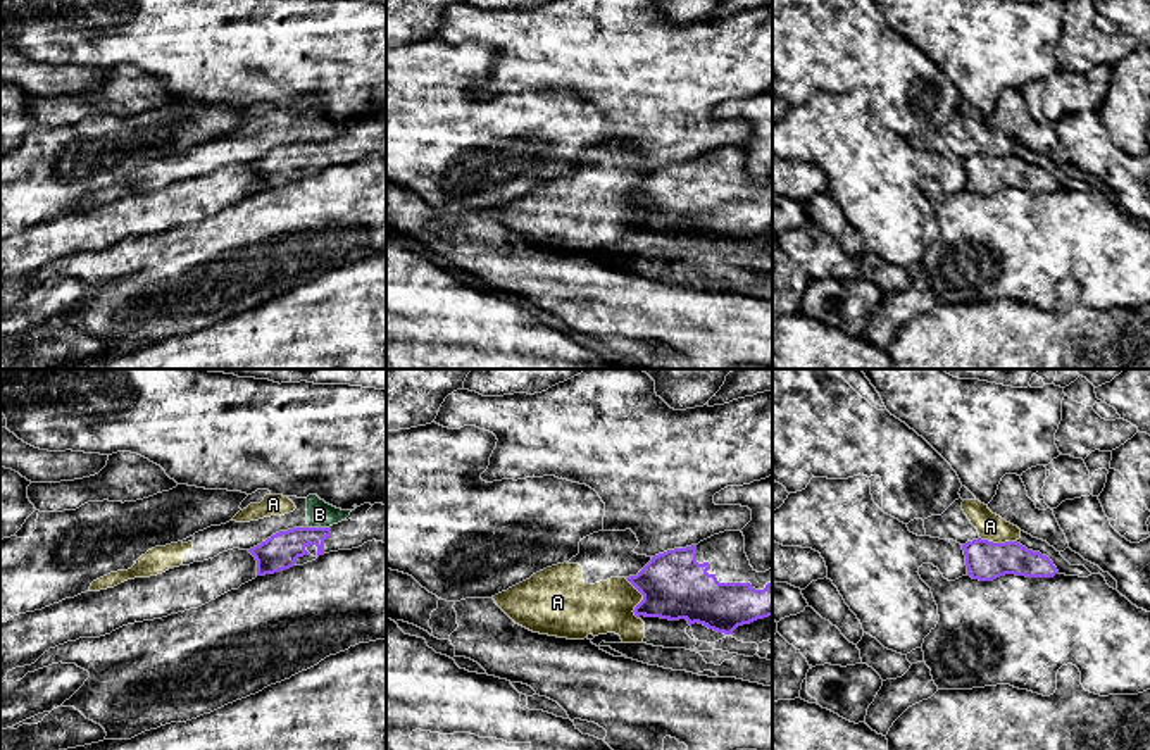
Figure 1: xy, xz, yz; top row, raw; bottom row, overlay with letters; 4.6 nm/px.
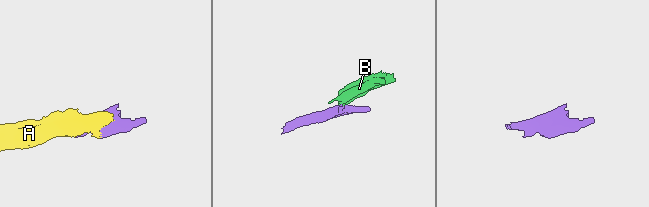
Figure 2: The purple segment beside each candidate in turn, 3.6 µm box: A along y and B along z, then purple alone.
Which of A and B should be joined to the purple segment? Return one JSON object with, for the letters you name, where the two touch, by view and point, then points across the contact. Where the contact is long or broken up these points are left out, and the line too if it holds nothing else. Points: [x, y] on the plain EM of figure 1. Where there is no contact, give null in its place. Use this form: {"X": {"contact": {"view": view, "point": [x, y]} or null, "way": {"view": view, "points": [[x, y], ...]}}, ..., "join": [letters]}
{"join": []}

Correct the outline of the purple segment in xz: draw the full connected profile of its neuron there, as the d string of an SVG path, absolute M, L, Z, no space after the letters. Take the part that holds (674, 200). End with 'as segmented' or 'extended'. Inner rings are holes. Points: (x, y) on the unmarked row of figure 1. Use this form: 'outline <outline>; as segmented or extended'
outline M724 145L698 159L659 167L626 193L643 209L633 224L636 231L686 233L690 240L698 236L733 248L738 240L772 229L772 183L757 186L750 179L741 145Z; extended

